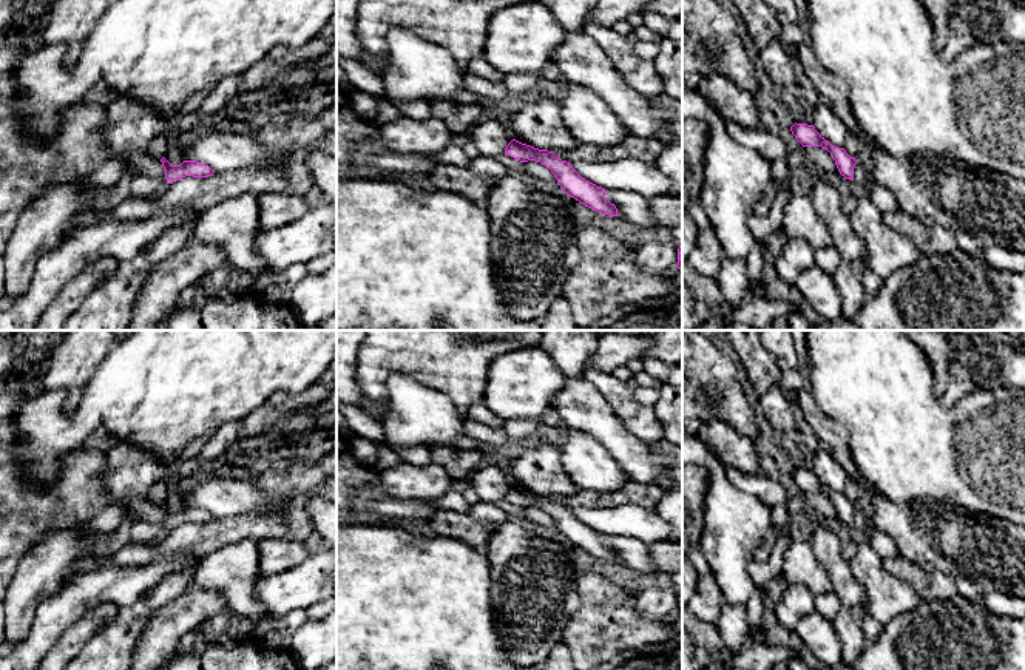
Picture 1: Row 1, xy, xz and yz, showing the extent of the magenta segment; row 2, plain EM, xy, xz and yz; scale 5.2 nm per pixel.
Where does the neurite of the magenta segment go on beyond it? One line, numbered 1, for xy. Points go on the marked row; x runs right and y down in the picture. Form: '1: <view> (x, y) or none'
1: none

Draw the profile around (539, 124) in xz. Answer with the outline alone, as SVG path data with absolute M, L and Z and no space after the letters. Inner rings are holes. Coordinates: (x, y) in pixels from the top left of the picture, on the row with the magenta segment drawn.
M559 97L525 103L508 120L514 139L539 150L573 150L579 140L563 125Z

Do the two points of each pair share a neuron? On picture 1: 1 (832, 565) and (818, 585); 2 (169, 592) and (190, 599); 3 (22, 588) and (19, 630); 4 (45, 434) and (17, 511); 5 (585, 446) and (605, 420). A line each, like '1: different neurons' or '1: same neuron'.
1: different neurons
2: different neurons
3: same neuron
4: different neurons
5: different neurons

